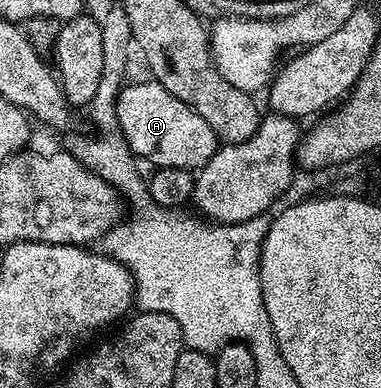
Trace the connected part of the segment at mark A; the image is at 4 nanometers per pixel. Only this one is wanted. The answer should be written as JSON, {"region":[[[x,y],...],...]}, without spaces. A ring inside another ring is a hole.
{"region":[[[129,82],[116,94],[116,127],[137,160],[149,159],[153,168],[169,167],[197,172],[218,150],[214,129],[186,101],[178,101],[162,84]]]}

